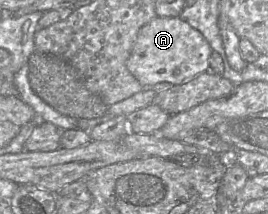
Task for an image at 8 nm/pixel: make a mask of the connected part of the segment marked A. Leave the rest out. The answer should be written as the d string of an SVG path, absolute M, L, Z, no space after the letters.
M156 16L138 32L126 66L144 88L160 82L179 85L209 70L212 52L204 36L180 17Z

